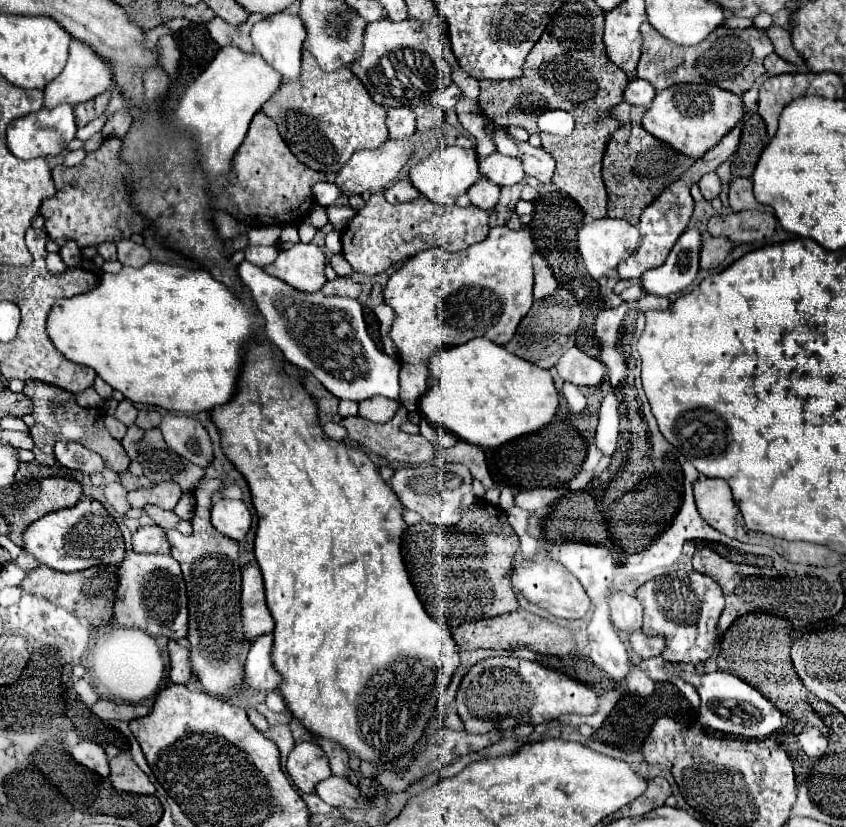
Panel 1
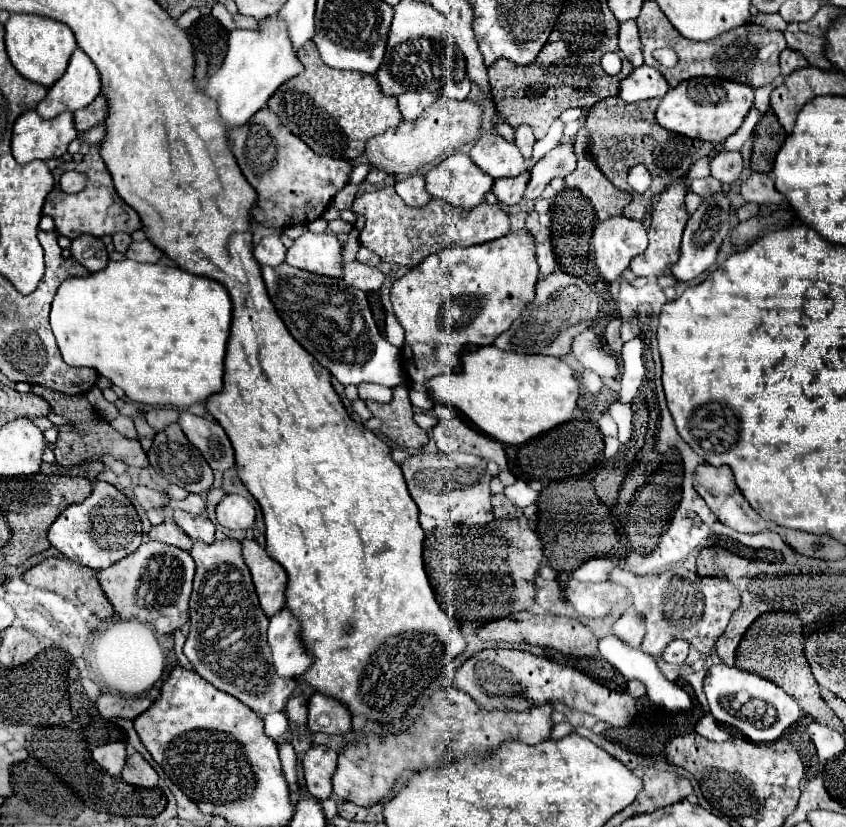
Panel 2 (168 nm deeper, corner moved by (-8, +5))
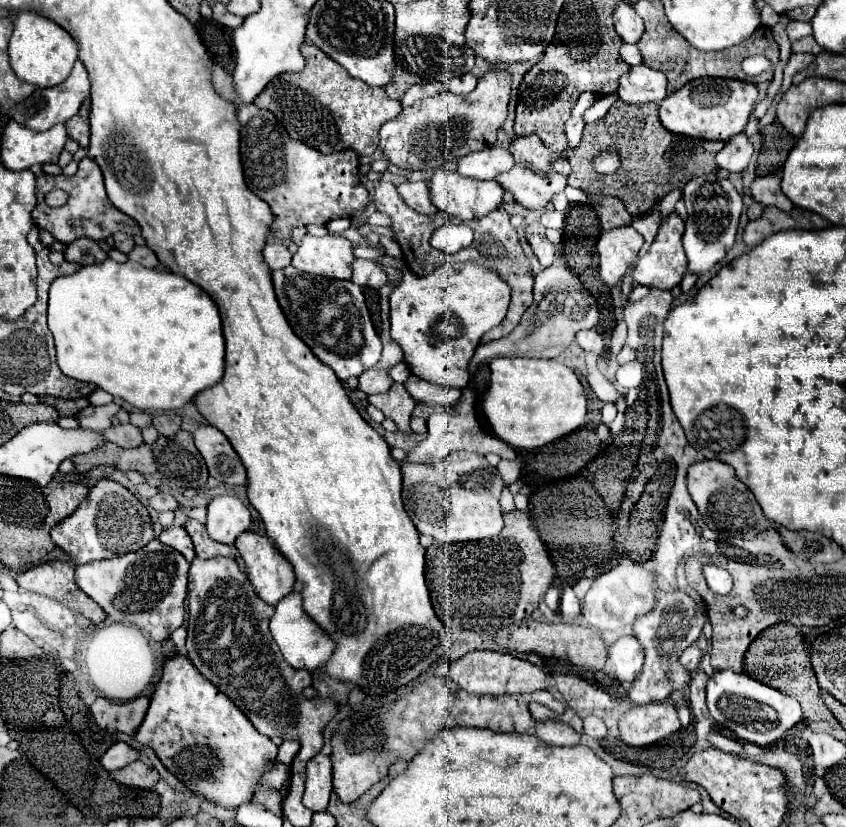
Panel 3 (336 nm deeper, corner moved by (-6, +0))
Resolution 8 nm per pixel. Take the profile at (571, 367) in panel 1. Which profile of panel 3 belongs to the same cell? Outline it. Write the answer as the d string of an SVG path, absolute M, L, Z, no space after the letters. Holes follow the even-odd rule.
M588 329L588 331L580 331L576 335L576 343L588 351L588 353L594 353L594 355L602 355L604 351L604 339L602 335L596 331L596 329Z

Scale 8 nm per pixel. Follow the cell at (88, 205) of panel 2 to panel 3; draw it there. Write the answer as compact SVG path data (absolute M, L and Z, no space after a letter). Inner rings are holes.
M84 157L78 165L78 173L72 175L72 177L66 177L66 175L40 175L36 179L38 183L38 205L36 209L32 211L32 219L34 223L40 227L40 229L46 229L54 235L56 241L62 241L62 243L72 243L80 237L88 237L88 239L106 239L118 231L124 231L128 235L136 235L140 233L140 225L136 221L132 221L128 215L120 213L108 199L106 195L106 189L104 189L104 179L102 179L102 171L100 167L90 159L90 157ZM54 187L62 187L64 191L70 193L70 199L66 205L54 209L54 207L48 207L46 201L44 201L44 195L54 189Z

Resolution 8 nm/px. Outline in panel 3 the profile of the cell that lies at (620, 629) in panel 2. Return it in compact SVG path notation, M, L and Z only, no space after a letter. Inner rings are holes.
M624 635L608 647L608 661L605 667L607 675L622 681L632 681L642 671L644 649L636 637Z

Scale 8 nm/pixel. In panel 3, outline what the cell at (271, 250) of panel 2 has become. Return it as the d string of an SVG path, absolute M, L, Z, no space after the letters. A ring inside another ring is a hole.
M268 243L262 251L262 257L266 261L266 265L274 271L274 269L284 269L290 265L292 255L288 251L288 247L284 243Z

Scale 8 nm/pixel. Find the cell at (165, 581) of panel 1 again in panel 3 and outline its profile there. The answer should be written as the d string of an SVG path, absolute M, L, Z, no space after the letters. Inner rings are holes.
M152 539L146 547L124 557L76 567L76 585L94 599L112 621L132 623L148 631L154 641L164 641L184 623L190 563L172 547Z

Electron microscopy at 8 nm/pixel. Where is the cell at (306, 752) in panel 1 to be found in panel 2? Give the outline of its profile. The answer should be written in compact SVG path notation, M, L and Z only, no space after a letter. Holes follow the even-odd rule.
M312 746L304 754L306 788L316 800L326 800L332 794L332 774L336 770L338 754L328 746Z

